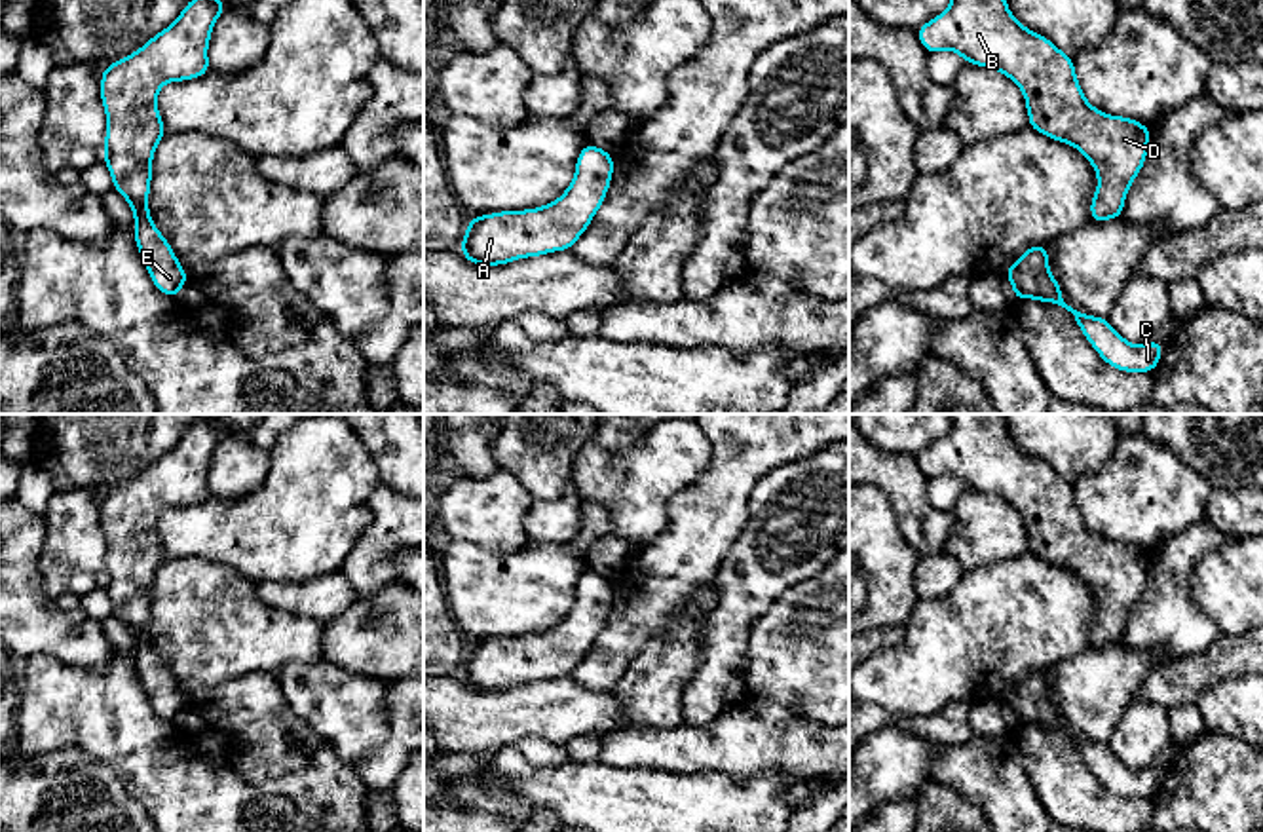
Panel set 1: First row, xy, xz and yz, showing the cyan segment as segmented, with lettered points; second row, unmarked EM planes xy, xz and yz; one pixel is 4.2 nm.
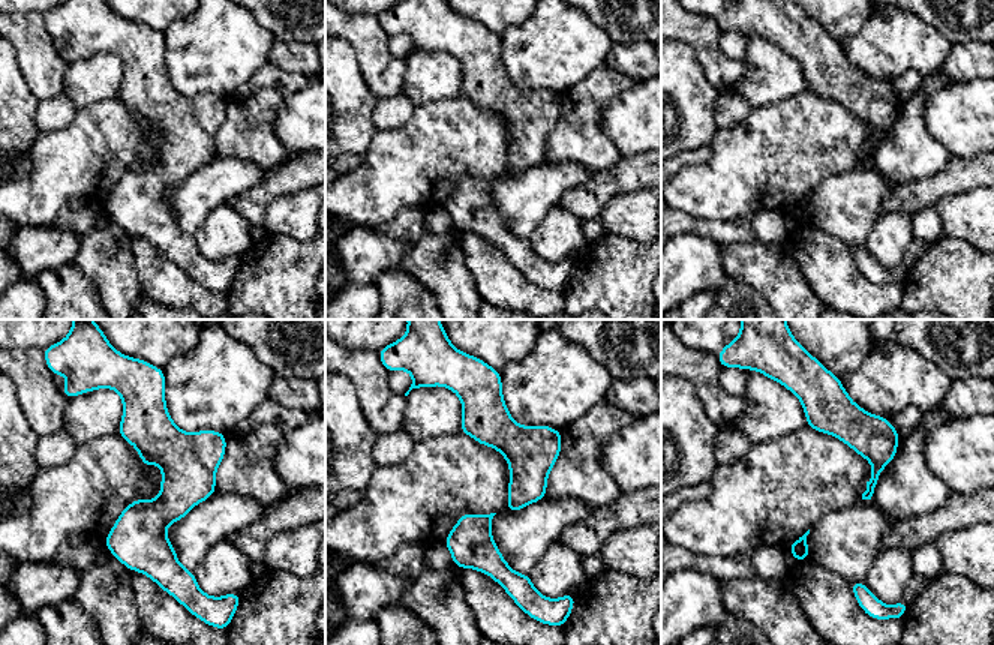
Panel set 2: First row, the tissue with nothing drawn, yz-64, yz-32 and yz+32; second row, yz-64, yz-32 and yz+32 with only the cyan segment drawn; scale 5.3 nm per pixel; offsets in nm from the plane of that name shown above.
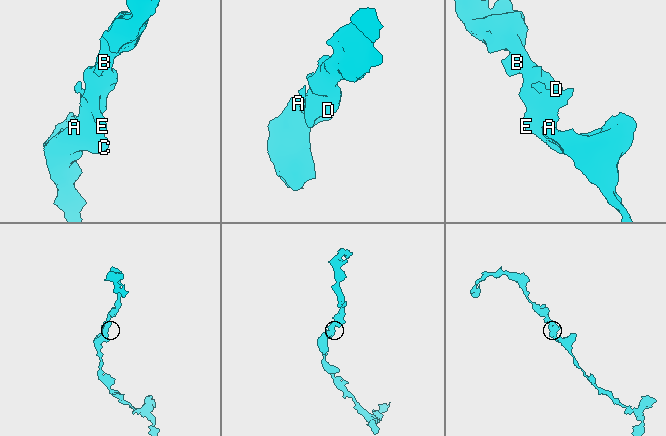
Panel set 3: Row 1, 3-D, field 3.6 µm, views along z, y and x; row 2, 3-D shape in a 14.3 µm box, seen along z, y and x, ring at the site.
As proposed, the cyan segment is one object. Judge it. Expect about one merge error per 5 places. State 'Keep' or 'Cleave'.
Keep

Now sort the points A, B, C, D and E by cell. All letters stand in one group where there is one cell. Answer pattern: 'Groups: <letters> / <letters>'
Groups: A B C D E

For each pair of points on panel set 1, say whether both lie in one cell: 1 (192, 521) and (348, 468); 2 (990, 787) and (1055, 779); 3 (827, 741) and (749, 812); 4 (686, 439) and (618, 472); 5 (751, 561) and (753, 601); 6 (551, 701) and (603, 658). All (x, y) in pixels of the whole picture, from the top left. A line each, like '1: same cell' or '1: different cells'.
1: same cell
2: different cells
3: different cells
4: same cell
5: same cell
6: different cells

